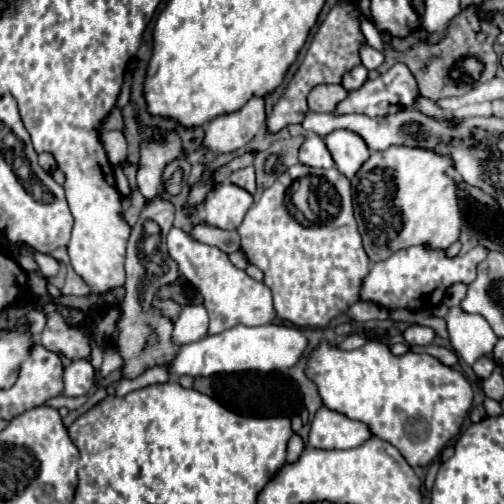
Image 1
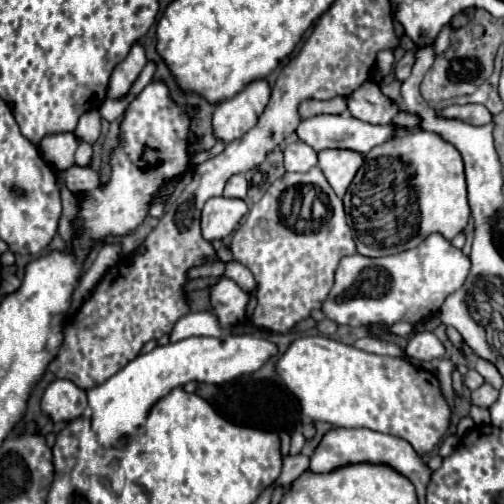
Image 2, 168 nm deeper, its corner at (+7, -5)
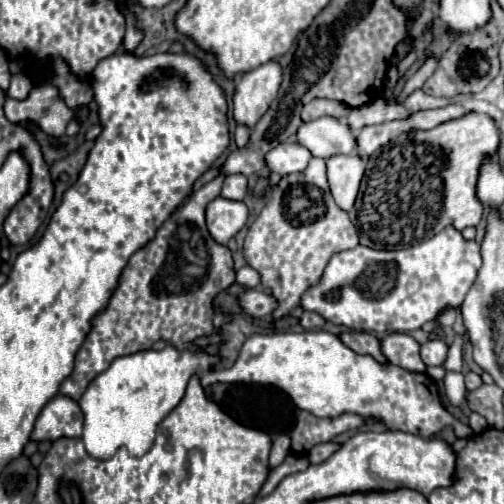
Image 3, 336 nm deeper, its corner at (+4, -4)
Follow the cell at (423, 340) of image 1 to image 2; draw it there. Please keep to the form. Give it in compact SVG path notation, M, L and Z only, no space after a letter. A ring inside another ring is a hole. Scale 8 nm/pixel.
M423 331L423 333L411 335L405 353L415 361L433 361L445 355L445 347L433 333Z

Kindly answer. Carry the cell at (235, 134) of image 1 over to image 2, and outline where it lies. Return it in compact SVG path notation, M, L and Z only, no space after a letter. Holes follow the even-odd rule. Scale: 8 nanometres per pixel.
M255 79L231 99L221 101L213 113L215 137L231 143L237 137L245 135L257 123L259 115L269 103L269 95L271 87L267 79Z

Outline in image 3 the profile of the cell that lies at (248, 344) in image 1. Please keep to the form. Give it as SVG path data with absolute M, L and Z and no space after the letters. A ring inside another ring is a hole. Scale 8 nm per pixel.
M166 346L164 350L142 350L130 356L120 356L116 358L110 368L106 368L102 374L98 374L82 398L78 400L82 412L84 412L84 432L82 432L82 442L86 446L86 452L92 458L98 460L108 460L116 454L118 448L126 448L130 456L142 456L152 448L156 428L160 420L182 400L184 390L188 380L198 374L198 372L208 372L214 366L222 362L220 354L210 354L206 350L178 350L174 346Z

